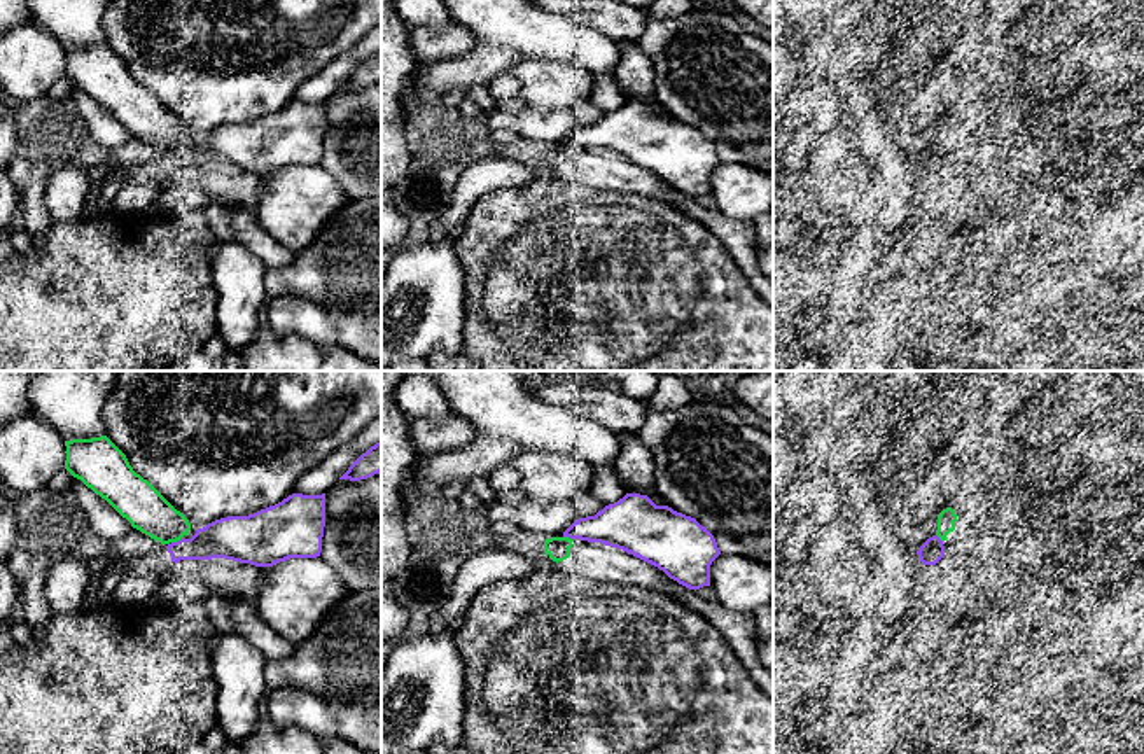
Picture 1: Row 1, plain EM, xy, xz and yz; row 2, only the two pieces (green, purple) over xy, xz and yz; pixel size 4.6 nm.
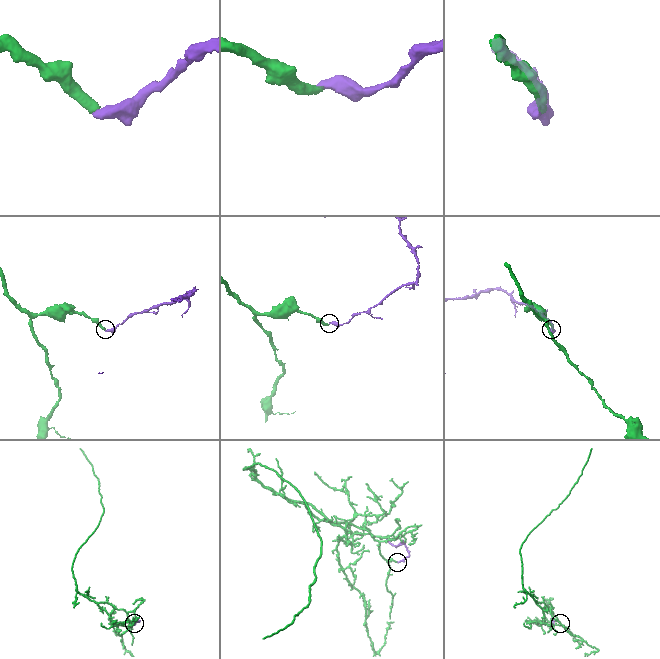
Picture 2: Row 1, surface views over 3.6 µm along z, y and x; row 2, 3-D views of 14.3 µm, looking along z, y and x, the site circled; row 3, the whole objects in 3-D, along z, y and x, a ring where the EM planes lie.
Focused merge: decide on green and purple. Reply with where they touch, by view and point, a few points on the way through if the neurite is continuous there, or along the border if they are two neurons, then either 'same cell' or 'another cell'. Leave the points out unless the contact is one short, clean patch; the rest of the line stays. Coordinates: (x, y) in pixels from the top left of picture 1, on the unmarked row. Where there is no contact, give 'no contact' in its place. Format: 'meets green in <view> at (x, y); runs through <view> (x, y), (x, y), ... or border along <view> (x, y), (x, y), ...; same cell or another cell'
meets green in xy at (175, 149); same cell

